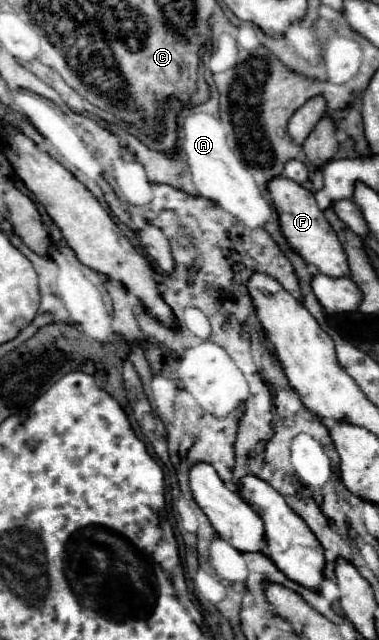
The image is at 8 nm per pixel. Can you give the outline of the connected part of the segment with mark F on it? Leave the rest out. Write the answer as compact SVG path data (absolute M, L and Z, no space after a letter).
M275 177L269 181L269 195L271 195L273 205L277 209L279 227L281 227L285 241L289 243L289 249L299 253L307 265L317 267L321 273L325 273L329 277L349 275L347 255L345 255L335 231L325 221L323 211L317 207L313 193L303 189L299 183L295 183L287 177Z

